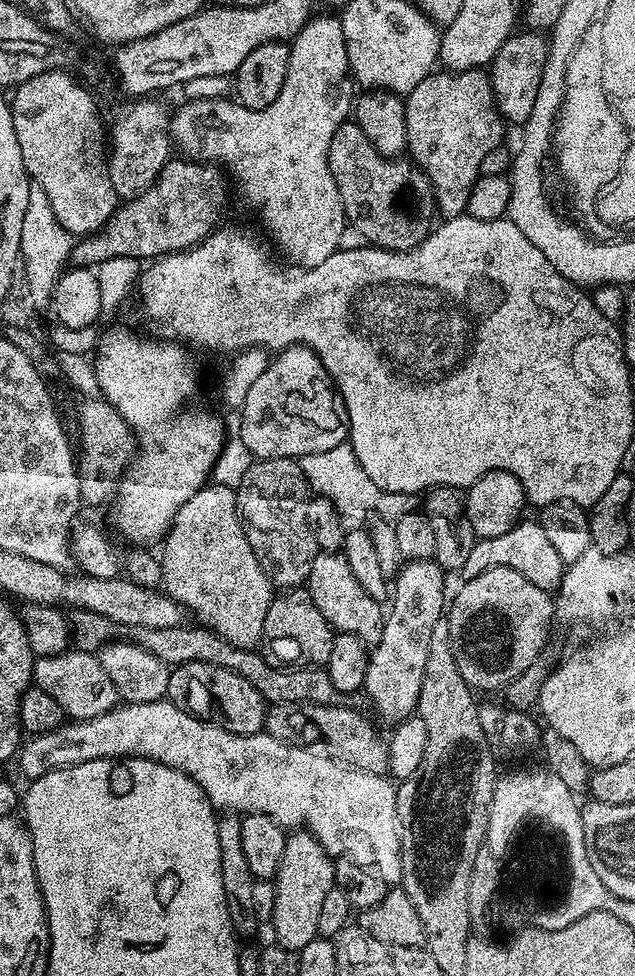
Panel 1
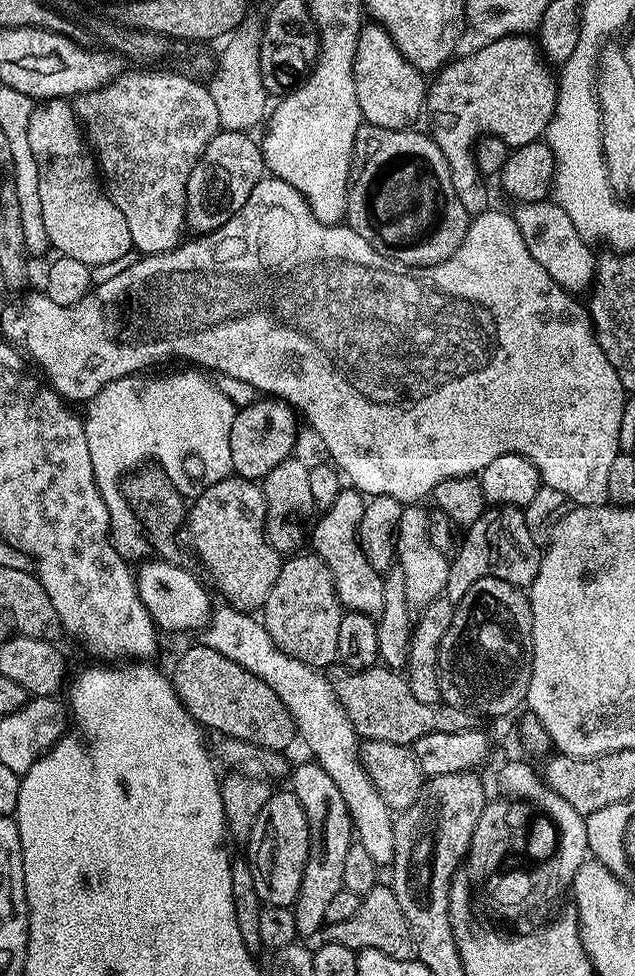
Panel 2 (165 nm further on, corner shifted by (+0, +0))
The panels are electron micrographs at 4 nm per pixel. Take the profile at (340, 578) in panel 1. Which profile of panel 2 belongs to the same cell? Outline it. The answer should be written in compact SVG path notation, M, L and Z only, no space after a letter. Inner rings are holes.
M351 486L341 487L338 498L334 498L334 506L323 509L319 513L316 525L310 528L311 551L326 562L330 574L334 578L334 590L338 594L341 605L349 612L361 612L367 616L378 618L382 614L384 595L381 572L374 570L362 552L358 528L362 522L362 510L366 503L364 493Z

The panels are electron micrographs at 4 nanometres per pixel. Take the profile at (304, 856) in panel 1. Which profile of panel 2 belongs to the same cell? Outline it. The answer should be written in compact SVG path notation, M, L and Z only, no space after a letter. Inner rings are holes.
M315 762L300 764L292 772L290 790L302 802L302 810L308 823L308 861L302 874L302 886L294 905L296 930L301 937L312 936L325 927L326 909L334 894L344 888L342 873L346 871L346 853L354 843L354 829L346 798L335 784L334 778Z

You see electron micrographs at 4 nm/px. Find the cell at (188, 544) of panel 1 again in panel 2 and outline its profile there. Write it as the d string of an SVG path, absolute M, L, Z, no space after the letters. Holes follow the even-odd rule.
M235 474L222 482L214 482L214 486L191 501L186 512L186 540L188 536L201 566L212 575L217 590L228 599L225 601L239 612L255 613L263 609L266 598L270 598L270 590L274 590L274 582L278 582L282 556L264 535L265 518L266 498L263 487L255 480L247 480Z

